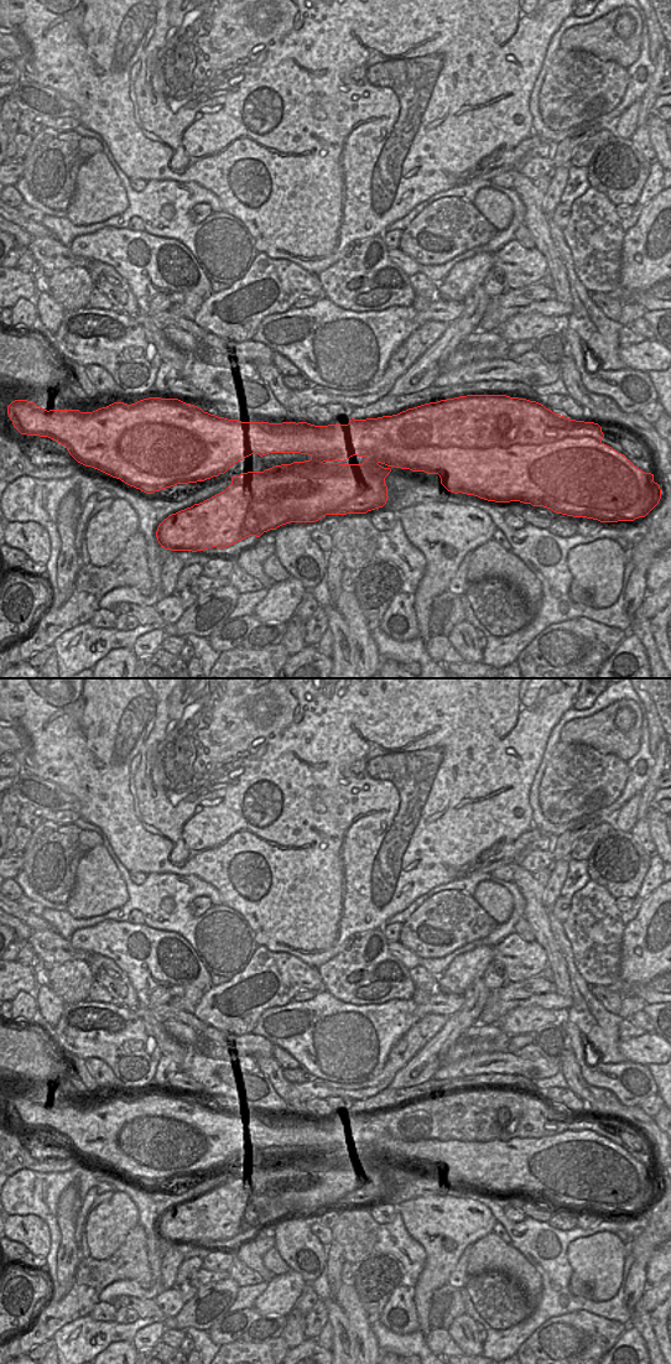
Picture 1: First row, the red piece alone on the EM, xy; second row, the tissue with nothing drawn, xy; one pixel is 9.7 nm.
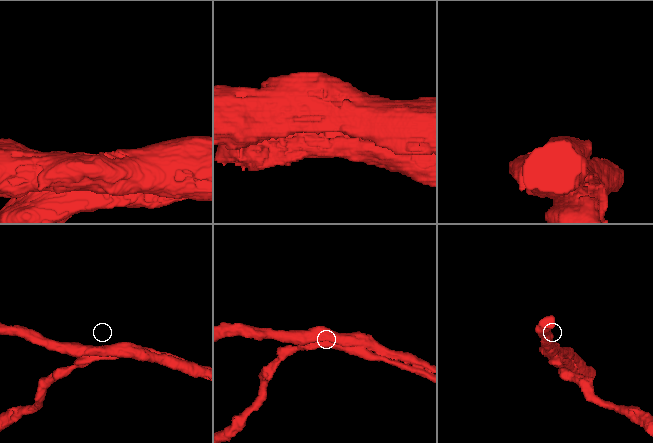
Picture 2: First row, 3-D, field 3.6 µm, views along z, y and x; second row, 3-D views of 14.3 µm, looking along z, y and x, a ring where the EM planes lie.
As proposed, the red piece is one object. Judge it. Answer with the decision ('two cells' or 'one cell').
one cell

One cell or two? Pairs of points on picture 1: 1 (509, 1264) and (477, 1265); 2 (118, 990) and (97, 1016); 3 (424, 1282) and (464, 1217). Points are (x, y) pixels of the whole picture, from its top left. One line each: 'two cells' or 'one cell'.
1: one cell
2: two cells
3: one cell

